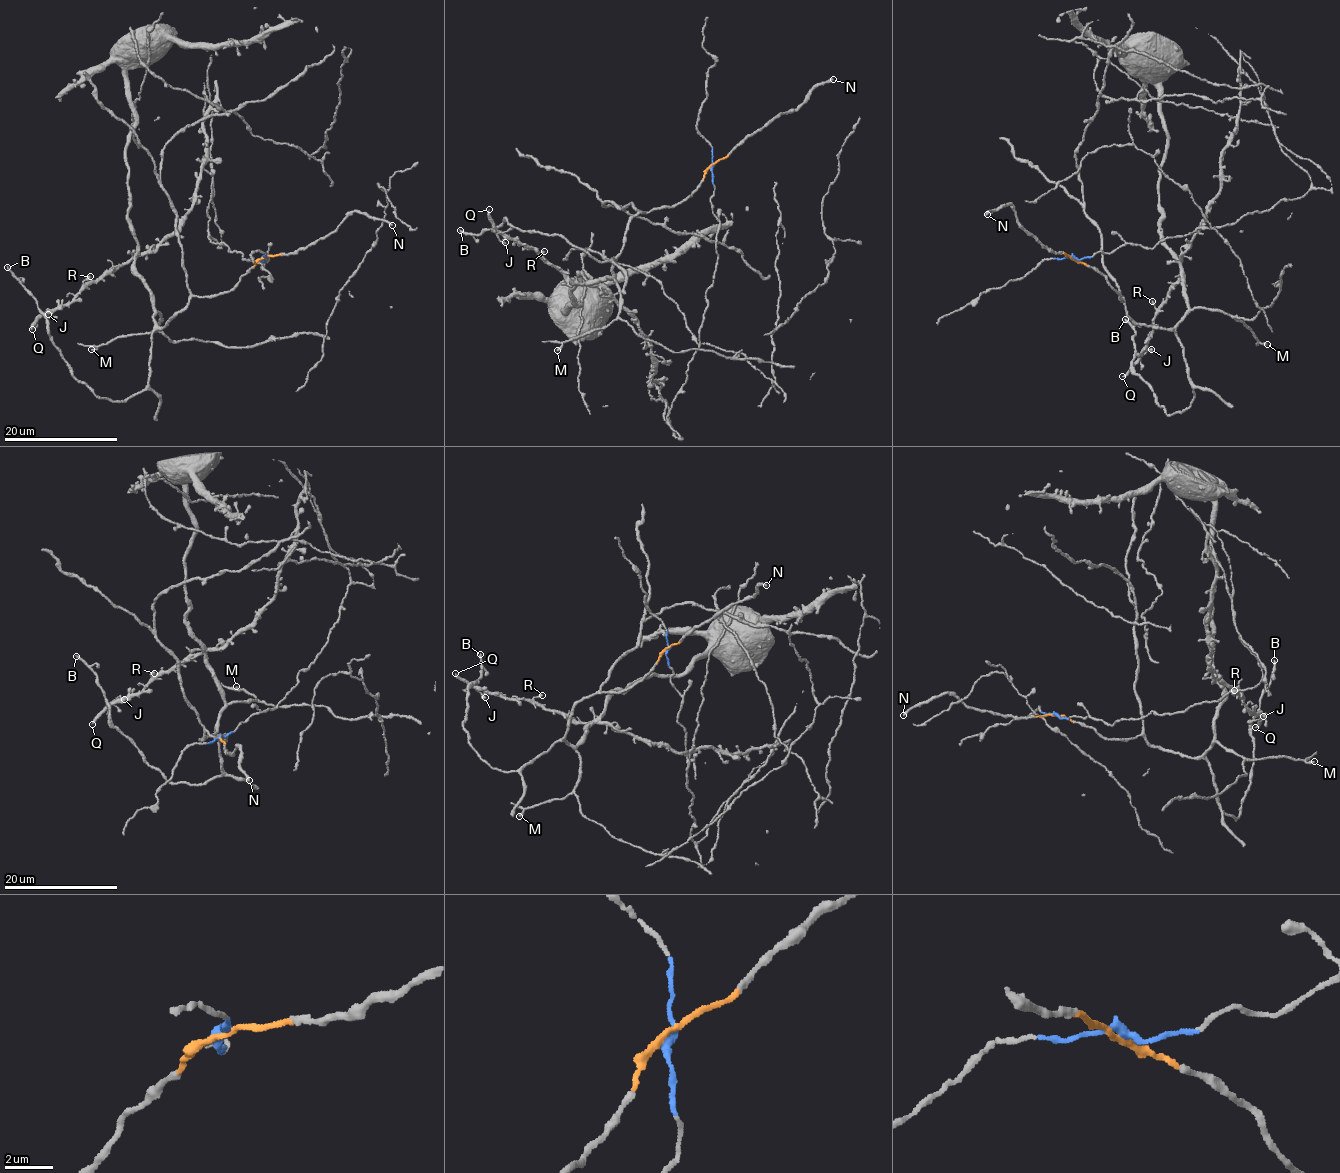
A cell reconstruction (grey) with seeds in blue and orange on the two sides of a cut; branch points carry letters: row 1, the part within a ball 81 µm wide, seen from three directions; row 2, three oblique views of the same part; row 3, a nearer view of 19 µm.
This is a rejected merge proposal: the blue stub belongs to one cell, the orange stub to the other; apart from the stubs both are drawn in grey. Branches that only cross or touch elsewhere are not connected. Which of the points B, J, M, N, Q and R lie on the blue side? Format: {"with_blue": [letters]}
{"with_blue": ["J", "Q", "R"]}

